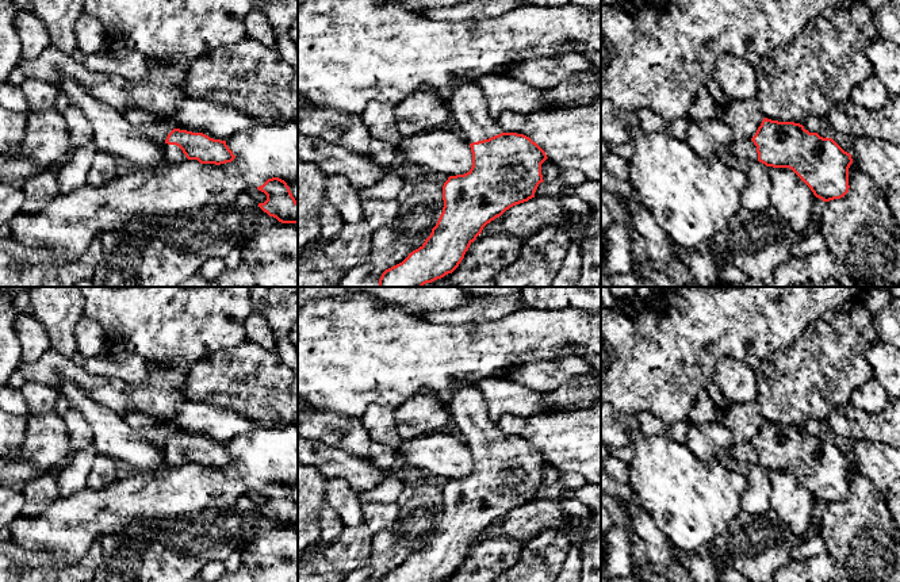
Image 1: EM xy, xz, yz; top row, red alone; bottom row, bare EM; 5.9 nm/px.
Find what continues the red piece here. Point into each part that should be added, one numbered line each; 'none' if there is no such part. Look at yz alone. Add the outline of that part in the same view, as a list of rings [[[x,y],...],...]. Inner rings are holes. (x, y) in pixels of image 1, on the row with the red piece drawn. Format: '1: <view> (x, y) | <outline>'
1: yz (742, 148) | [[[736,138],[731,143],[720,146],[717,152],[723,160],[735,156],[742,160],[758,161],[757,146],[751,138]]]

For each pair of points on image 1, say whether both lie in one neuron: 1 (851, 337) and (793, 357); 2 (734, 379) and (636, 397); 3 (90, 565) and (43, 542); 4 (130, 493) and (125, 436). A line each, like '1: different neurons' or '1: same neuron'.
1: same neuron
2: different neurons
3: different neurons
4: different neurons

